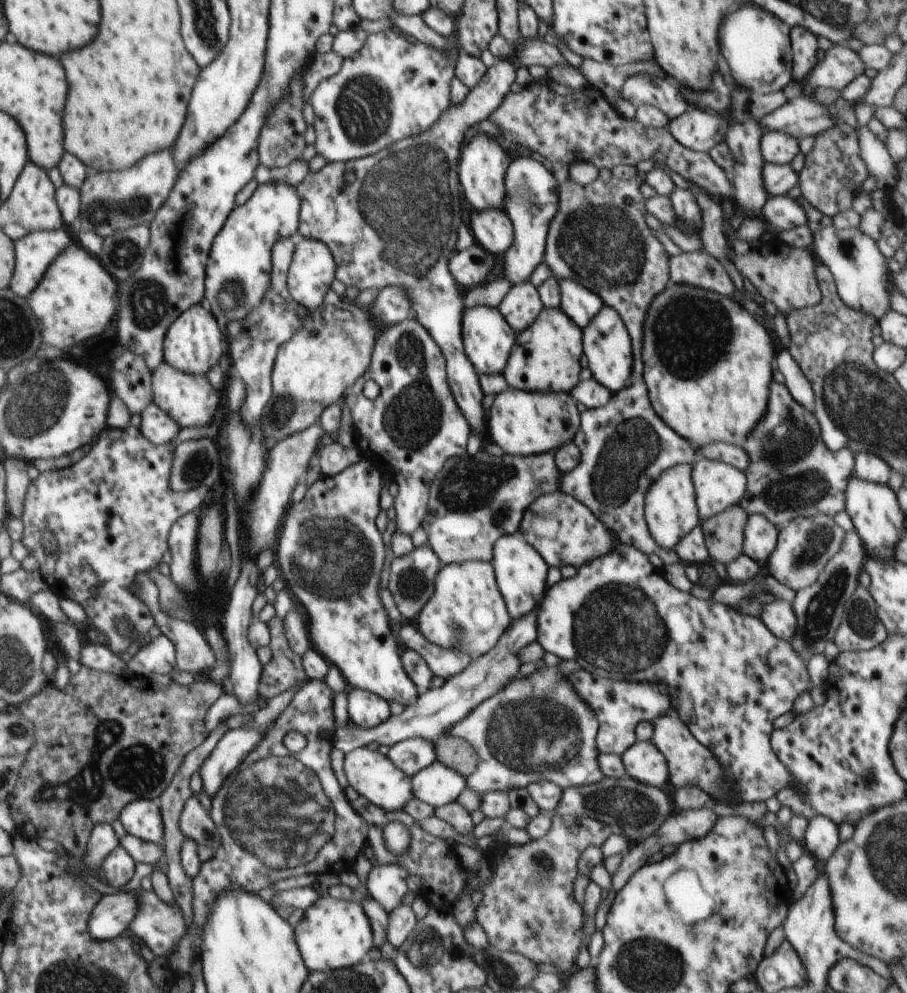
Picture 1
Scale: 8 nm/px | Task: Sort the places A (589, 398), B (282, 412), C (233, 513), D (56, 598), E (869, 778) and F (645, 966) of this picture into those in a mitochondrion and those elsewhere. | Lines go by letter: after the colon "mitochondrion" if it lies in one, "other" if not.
A: other
B: mitochondrion
C: other
D: other
E: mitochondrion
F: mitochondrion

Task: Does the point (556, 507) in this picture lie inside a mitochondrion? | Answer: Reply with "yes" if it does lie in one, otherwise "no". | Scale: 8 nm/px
no

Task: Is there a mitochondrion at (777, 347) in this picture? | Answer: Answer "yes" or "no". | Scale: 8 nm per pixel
no

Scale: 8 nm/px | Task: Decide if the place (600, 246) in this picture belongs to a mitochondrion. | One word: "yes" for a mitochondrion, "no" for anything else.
yes

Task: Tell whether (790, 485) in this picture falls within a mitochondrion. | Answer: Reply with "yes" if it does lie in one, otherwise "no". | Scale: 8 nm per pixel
yes

